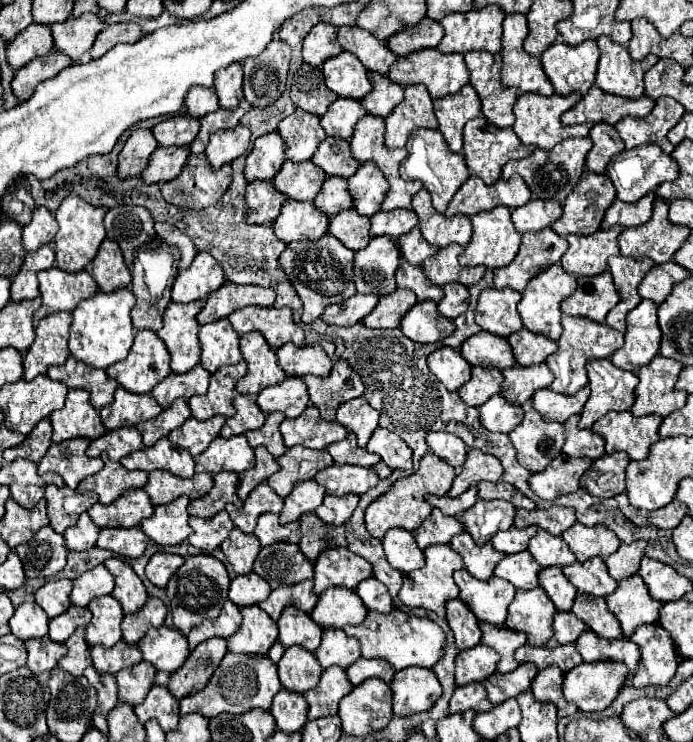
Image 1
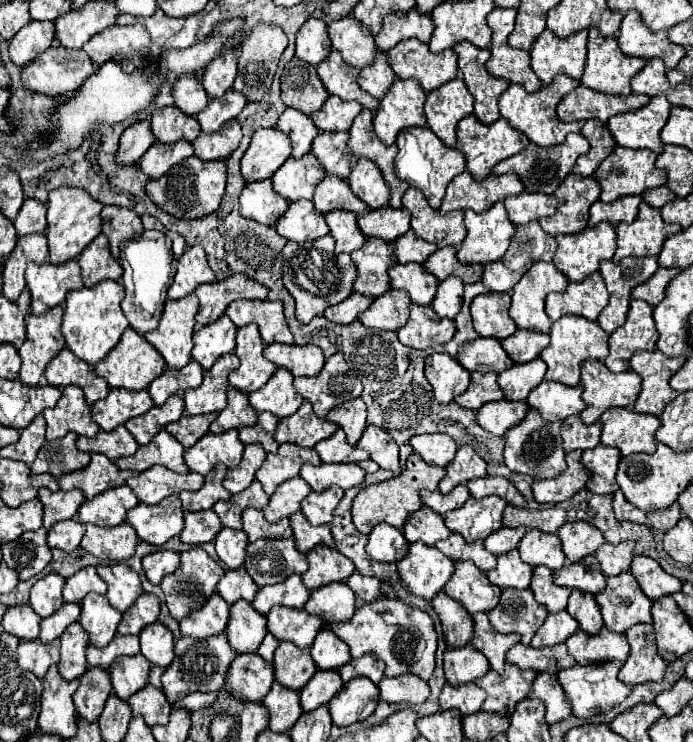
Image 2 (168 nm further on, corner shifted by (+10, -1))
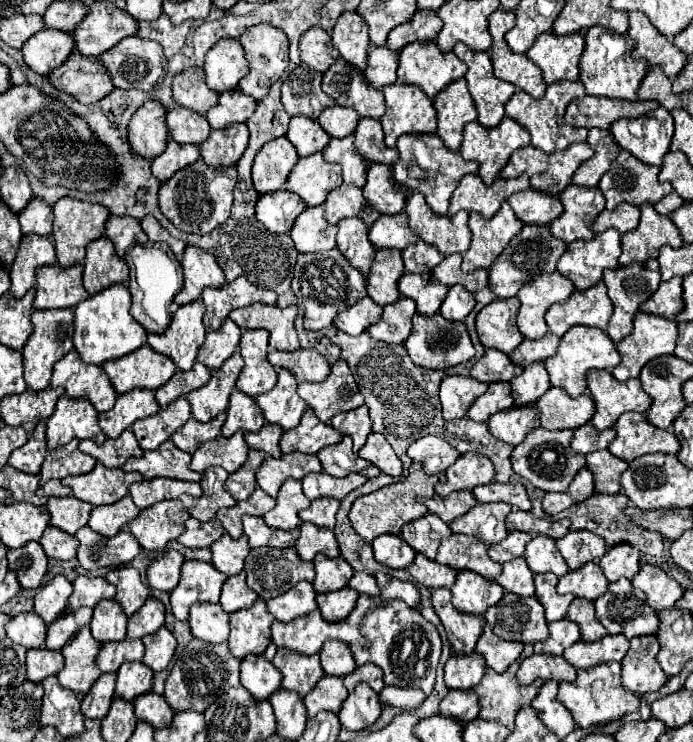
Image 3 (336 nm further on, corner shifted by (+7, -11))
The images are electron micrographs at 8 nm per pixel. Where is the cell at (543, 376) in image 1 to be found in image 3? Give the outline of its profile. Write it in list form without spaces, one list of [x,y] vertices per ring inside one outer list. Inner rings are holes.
[[[535,362],[523,368],[523,372],[511,380],[511,388],[513,388],[513,398],[517,406],[527,406],[537,402],[551,388],[545,364]]]

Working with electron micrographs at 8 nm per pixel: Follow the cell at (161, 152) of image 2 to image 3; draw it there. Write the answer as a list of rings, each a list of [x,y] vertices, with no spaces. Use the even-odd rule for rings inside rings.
[[[175,140],[167,142],[167,148],[163,154],[159,154],[153,164],[151,164],[151,172],[159,178],[159,180],[169,180],[177,170],[181,170],[183,166],[193,164],[199,158],[199,148],[195,144],[177,144]]]

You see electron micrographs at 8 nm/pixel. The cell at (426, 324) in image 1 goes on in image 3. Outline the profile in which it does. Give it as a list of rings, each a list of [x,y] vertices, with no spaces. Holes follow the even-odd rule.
[[[415,314],[413,316],[413,332],[405,342],[405,348],[415,364],[429,368],[429,370],[445,370],[445,368],[469,362],[475,356],[475,348],[471,344],[467,326],[463,322],[445,320],[441,314],[435,314],[435,316]]]

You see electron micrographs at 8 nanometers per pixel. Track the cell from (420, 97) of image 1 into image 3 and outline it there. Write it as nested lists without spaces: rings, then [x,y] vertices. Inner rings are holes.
[[[397,82],[383,88],[383,94],[387,110],[381,118],[381,124],[385,132],[385,144],[389,148],[395,148],[395,142],[401,134],[433,134],[437,130],[437,112],[433,108],[433,102],[419,86]]]

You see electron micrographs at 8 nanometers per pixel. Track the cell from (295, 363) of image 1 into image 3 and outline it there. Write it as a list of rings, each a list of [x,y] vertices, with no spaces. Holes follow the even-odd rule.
[[[299,348],[295,352],[269,352],[267,360],[277,368],[287,368],[299,382],[321,382],[329,374],[329,362],[317,350]]]

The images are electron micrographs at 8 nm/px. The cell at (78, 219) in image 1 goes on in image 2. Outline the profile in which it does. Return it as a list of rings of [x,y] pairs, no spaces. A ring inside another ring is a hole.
[[[56,188],[48,200],[48,248],[50,248],[50,262],[64,264],[68,260],[78,258],[78,254],[100,234],[100,210],[102,204],[96,202],[86,190],[82,188]]]

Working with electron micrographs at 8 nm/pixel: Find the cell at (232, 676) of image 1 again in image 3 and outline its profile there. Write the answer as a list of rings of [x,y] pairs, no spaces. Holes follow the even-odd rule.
[[[245,656],[241,660],[241,684],[255,696],[267,700],[281,686],[281,672],[265,656]]]

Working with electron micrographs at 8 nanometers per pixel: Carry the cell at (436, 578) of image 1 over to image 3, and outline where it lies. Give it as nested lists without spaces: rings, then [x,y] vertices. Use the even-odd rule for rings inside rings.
[[[417,554],[415,562],[407,568],[411,572],[411,576],[425,584],[427,588],[451,588],[451,584],[455,582],[455,570],[435,562],[435,560],[427,560],[427,556]]]

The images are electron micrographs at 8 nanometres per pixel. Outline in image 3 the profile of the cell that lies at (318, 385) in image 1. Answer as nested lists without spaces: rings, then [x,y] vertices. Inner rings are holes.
[[[337,360],[331,366],[331,374],[323,382],[299,384],[299,396],[325,424],[329,424],[335,414],[355,410],[363,404],[363,394],[359,392],[345,360]]]

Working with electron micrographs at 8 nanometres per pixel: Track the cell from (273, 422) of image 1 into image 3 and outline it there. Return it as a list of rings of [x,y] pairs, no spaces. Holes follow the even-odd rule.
[[[265,424],[259,432],[247,432],[245,434],[245,442],[249,444],[249,448],[261,450],[261,452],[277,458],[277,456],[283,454],[279,450],[281,434],[283,434],[283,428],[279,424]]]

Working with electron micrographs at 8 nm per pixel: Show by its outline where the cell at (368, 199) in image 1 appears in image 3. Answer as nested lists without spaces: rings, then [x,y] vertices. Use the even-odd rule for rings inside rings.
[[[373,164],[369,168],[363,196],[367,198],[371,208],[379,210],[381,214],[403,212],[407,200],[407,196],[393,182],[391,168],[387,168],[385,164]]]

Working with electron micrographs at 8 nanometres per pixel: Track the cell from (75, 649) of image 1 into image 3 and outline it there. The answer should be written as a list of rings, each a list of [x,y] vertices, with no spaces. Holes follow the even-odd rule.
[[[89,626],[79,628],[79,632],[63,646],[65,668],[57,674],[63,688],[87,694],[93,682],[101,676],[95,656],[99,654],[101,644],[91,636]]]

